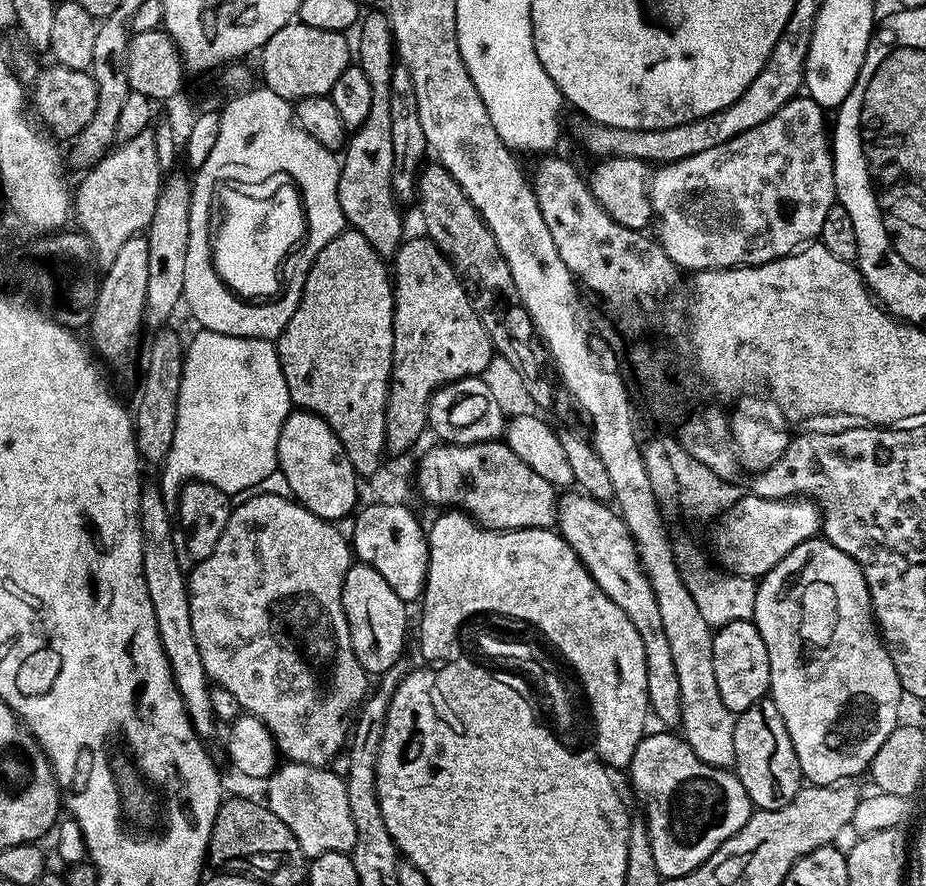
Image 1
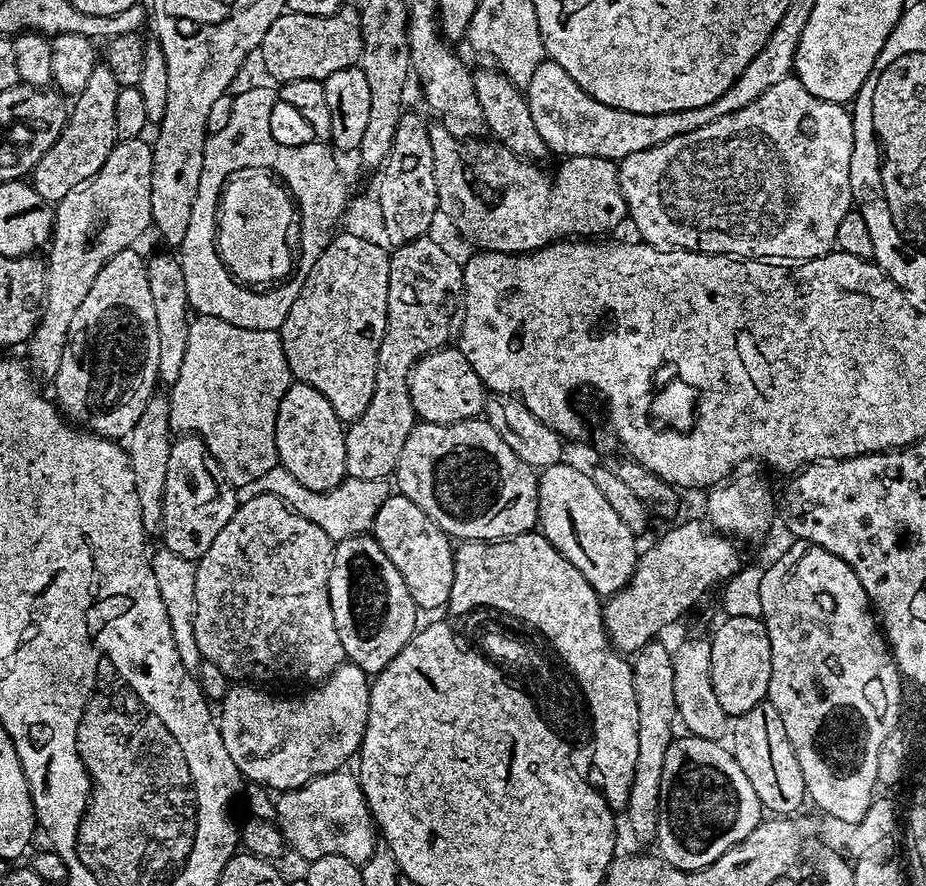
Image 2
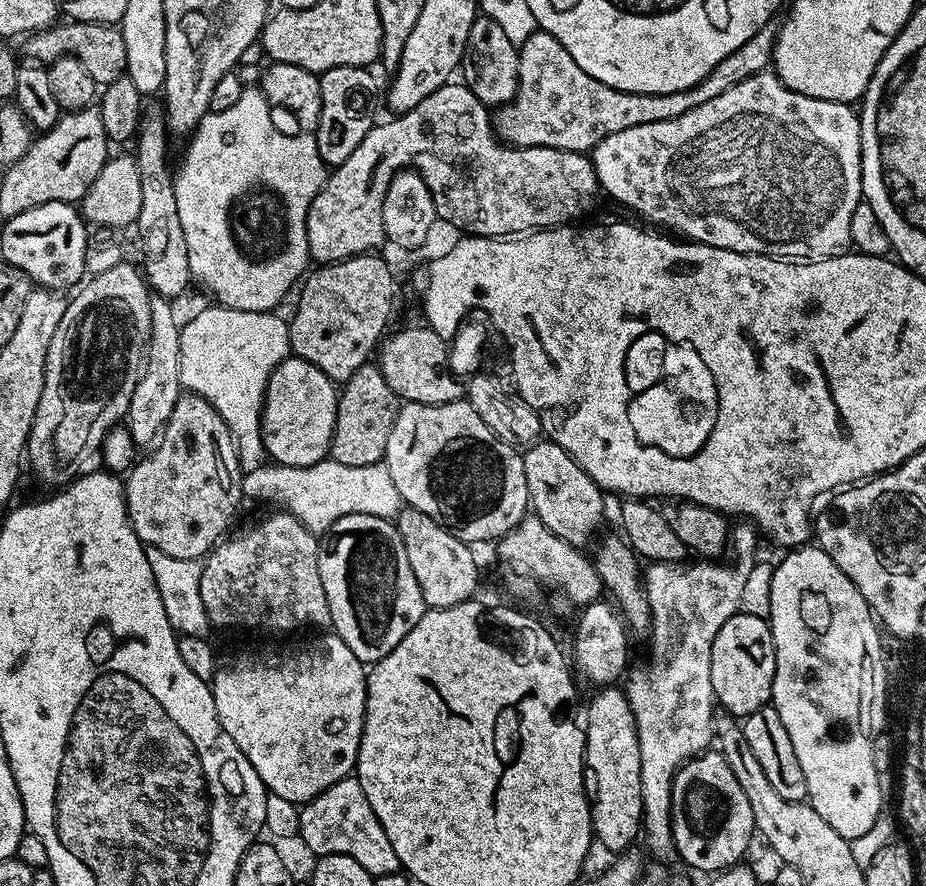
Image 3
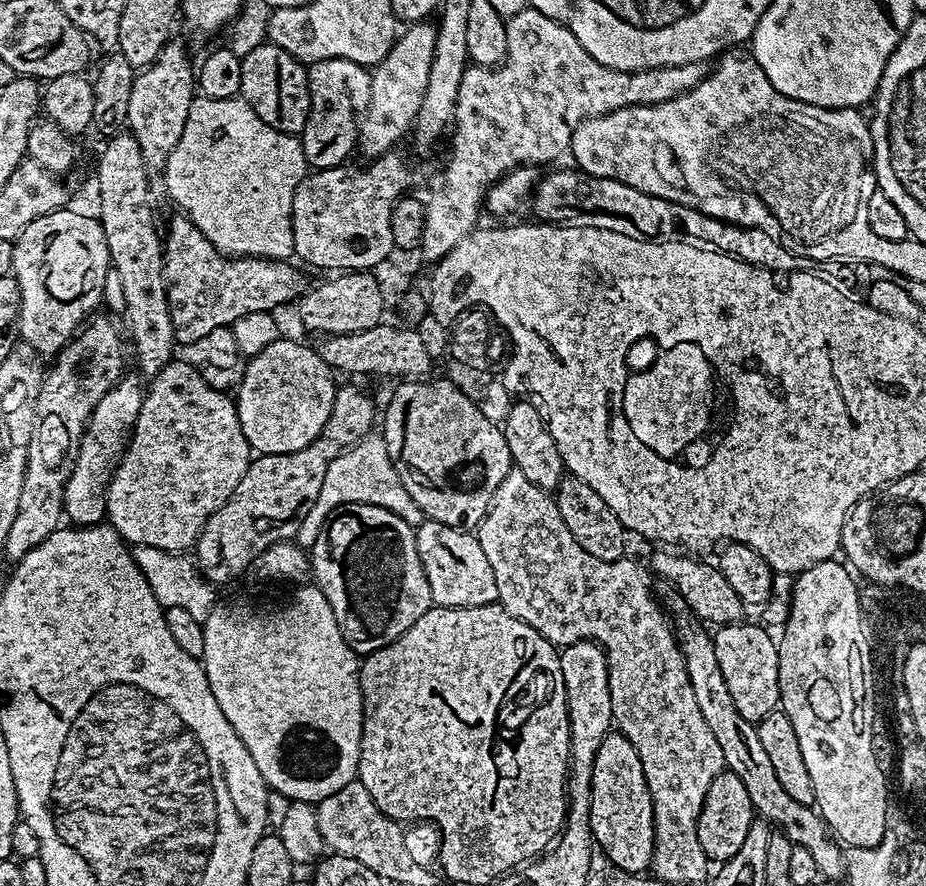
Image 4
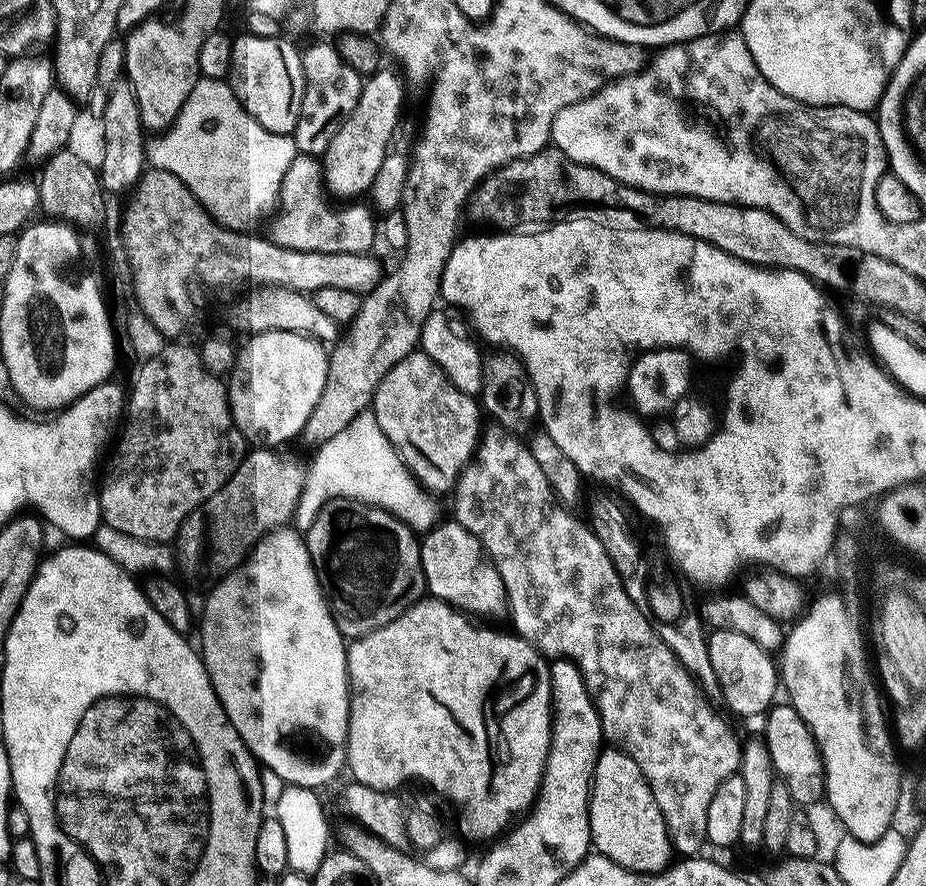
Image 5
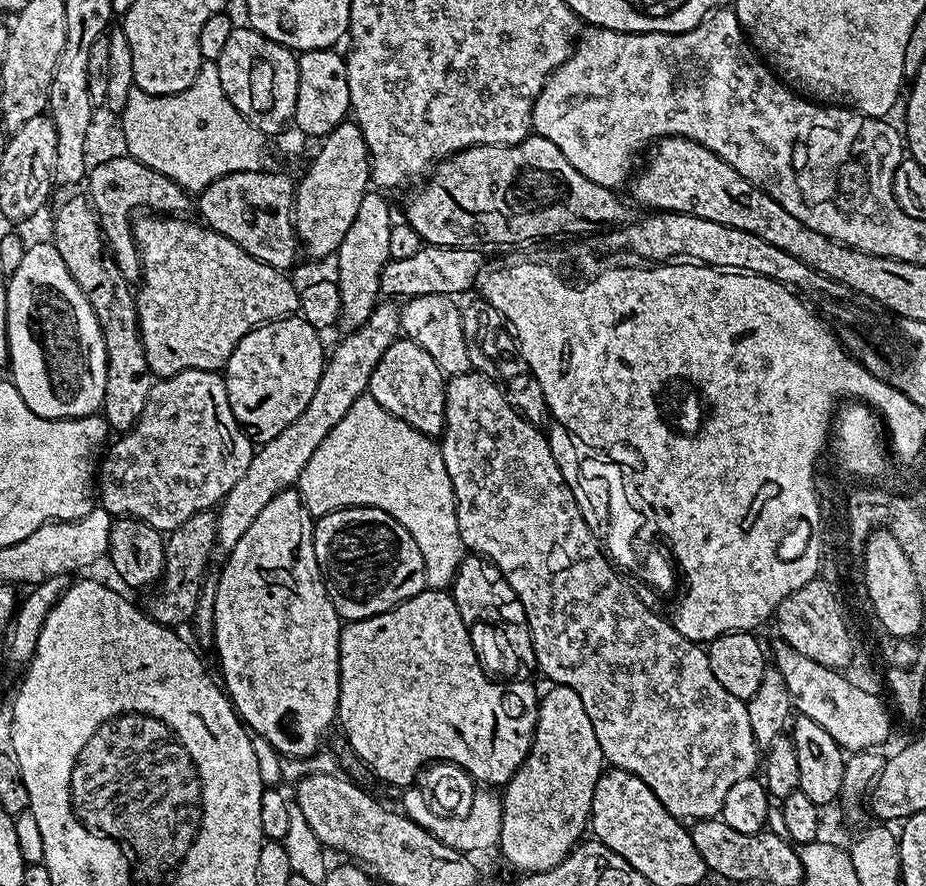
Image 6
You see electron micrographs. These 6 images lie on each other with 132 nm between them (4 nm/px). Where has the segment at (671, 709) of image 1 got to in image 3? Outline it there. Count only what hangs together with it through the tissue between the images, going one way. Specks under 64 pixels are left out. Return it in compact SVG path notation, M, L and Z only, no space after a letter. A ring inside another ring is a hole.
M541 438L527 445L522 455L531 511L549 530L576 548L591 545L597 535L596 527L604 520L605 493L588 477L586 470L552 440Z

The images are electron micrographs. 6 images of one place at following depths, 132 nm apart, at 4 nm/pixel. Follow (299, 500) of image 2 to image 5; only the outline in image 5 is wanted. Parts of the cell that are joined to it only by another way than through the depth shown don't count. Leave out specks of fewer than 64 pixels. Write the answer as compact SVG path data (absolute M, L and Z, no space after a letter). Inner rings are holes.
M371 410L358 414L342 434L334 434L330 442L319 445L315 452L312 465L307 465L304 489L296 507L294 524L297 529L307 530L322 506L332 500L359 500L362 504L384 508L417 534L431 532L441 519L437 497L412 475Z

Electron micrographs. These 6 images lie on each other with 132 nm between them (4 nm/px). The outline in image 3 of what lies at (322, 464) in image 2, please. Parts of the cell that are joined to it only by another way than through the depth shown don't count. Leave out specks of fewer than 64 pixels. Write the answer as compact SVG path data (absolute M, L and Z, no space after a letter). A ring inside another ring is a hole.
M289 355L276 365L276 369L268 375L268 384L264 387L260 433L264 439L264 451L277 464L285 464L291 468L309 468L329 455L336 421L337 385L326 373L318 370L301 356Z

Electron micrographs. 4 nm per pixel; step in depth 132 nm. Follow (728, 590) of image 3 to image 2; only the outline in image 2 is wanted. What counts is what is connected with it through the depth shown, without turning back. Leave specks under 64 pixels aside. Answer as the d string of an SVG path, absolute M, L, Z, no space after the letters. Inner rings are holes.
M745 462L707 489L704 508L715 531L731 534L737 541L745 540L748 544L760 544L767 538L772 528L772 488L763 471L759 463Z

